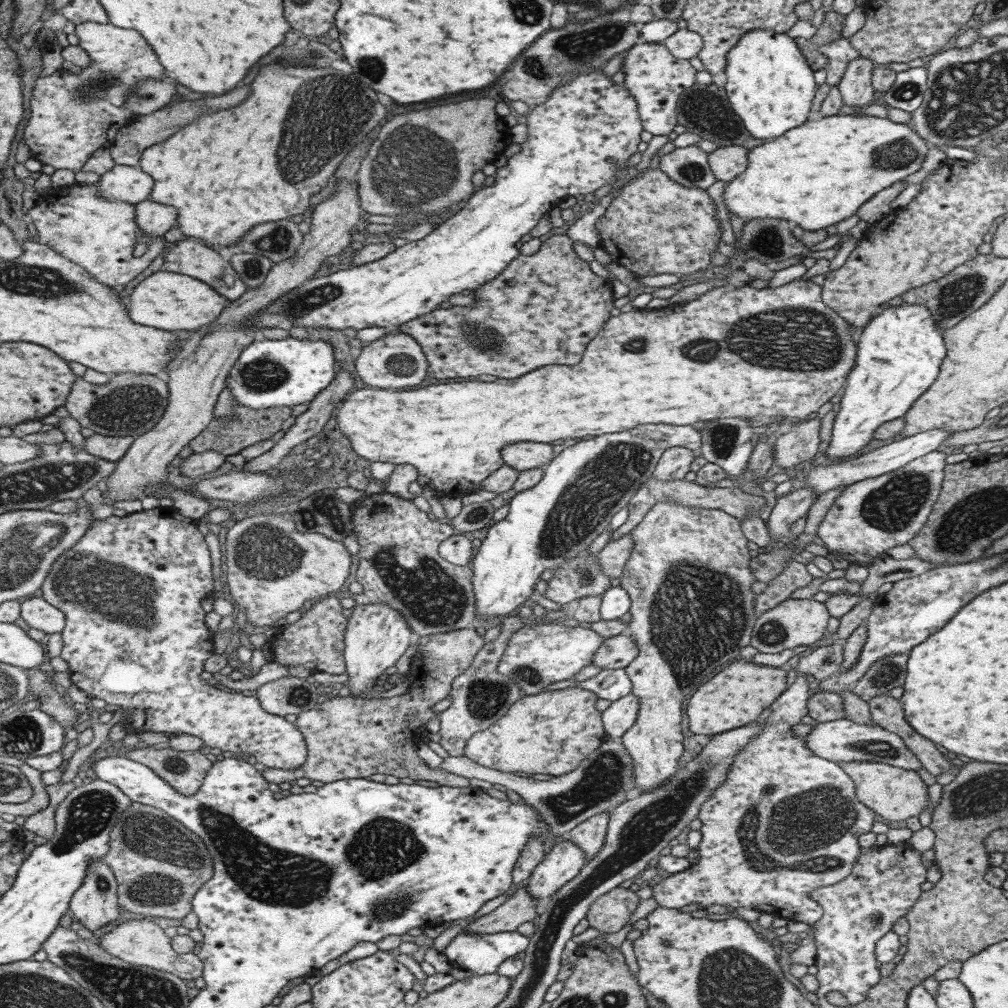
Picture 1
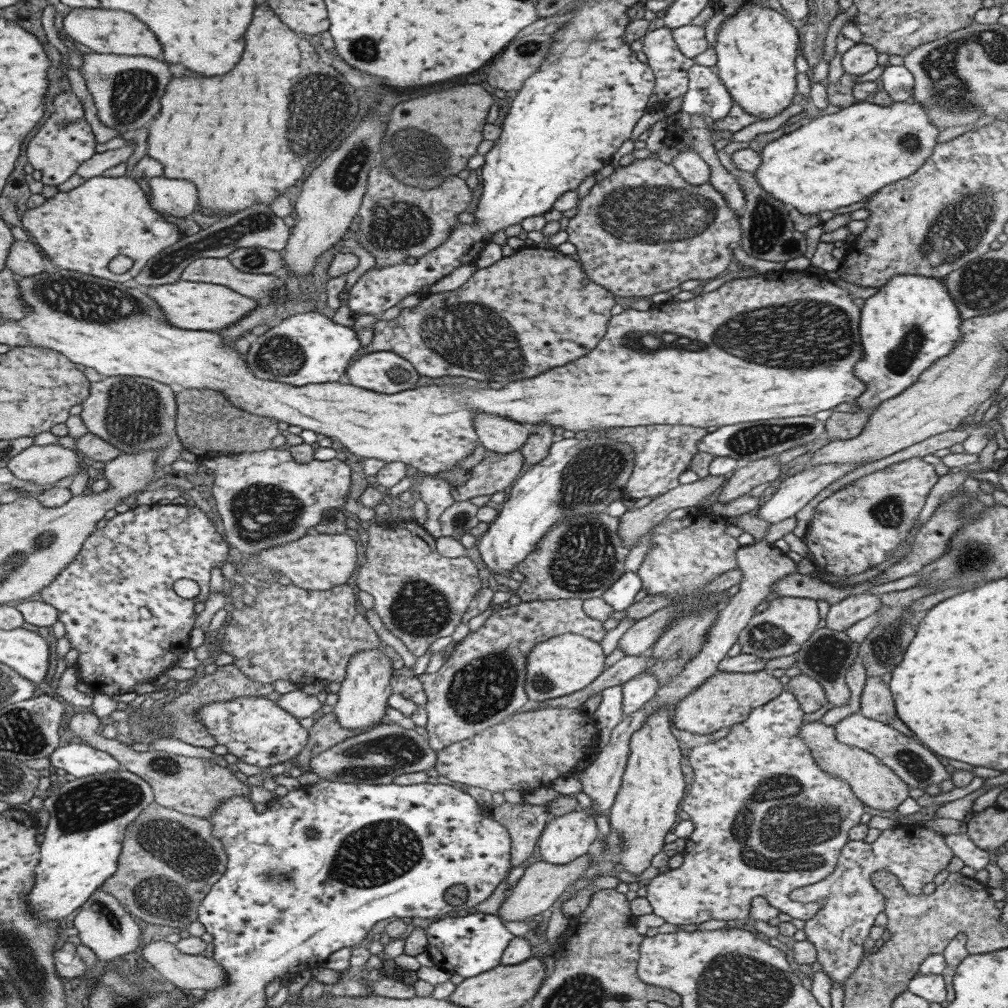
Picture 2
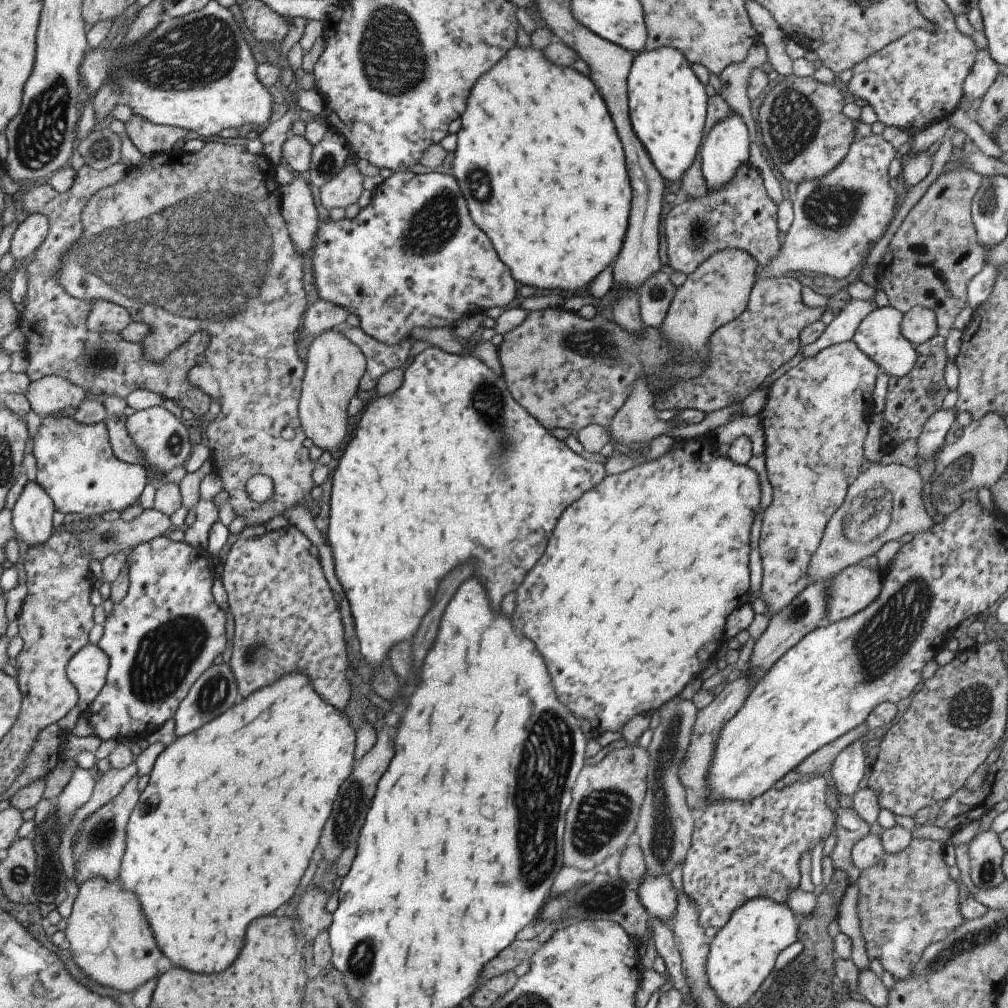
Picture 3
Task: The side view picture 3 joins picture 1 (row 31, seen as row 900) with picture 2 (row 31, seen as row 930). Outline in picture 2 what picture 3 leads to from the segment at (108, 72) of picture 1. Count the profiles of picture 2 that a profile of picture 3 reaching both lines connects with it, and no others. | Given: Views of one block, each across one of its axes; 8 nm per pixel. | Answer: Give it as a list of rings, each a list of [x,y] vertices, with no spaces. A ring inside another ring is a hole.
[[[77,8],[71,9],[63,20],[63,30],[84,46],[90,47],[98,54],[126,54],[126,56],[158,56],[162,46],[154,32],[146,28],[142,20],[138,20],[131,12],[105,8]]]

